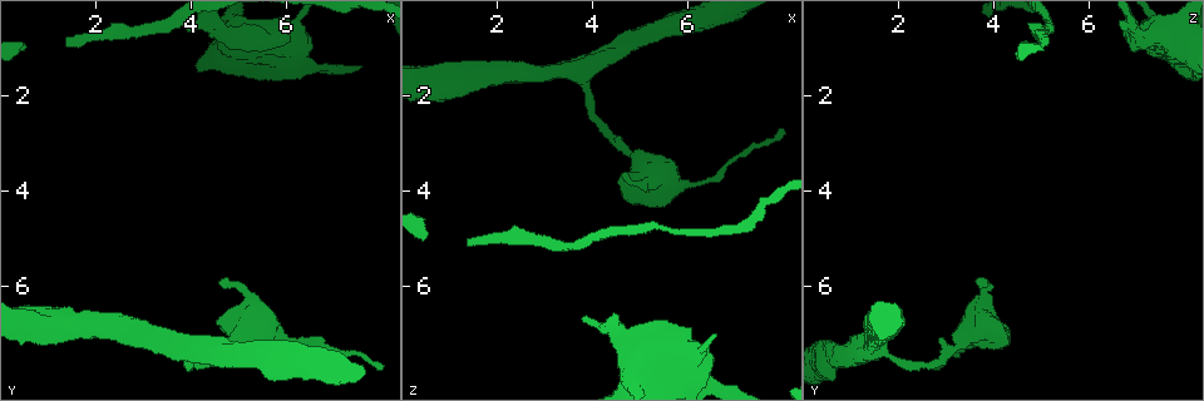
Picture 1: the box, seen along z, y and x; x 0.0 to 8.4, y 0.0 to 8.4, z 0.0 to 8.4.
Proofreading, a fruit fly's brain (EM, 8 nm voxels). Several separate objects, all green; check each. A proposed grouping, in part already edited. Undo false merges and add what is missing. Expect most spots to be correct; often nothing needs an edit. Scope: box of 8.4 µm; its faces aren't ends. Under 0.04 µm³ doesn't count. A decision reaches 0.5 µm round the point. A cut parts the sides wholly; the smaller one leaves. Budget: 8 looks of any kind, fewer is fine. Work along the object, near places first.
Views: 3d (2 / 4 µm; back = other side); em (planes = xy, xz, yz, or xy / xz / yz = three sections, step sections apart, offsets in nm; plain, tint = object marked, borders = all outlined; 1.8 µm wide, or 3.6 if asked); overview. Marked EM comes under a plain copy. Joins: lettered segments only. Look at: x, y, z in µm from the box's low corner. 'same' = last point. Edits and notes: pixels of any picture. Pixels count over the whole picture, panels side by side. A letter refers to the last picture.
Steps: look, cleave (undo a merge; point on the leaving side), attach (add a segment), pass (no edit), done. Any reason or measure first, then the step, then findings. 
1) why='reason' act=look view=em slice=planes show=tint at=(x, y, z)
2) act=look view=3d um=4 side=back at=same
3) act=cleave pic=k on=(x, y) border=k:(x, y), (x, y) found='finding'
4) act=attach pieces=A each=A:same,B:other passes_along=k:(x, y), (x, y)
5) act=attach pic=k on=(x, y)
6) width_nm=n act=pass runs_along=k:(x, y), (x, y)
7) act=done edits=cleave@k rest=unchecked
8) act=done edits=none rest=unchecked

why='sharp bend' act=look view=3d um=4 at=(6.20, 0.55, 7.35)

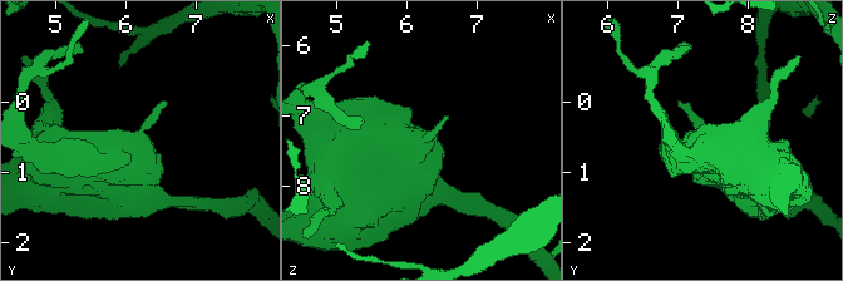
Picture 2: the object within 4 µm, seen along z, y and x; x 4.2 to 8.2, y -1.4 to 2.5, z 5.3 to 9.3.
act=look view=em um=3.6 slice=planes show=borders at=(6.15, 0.60, 7.40)

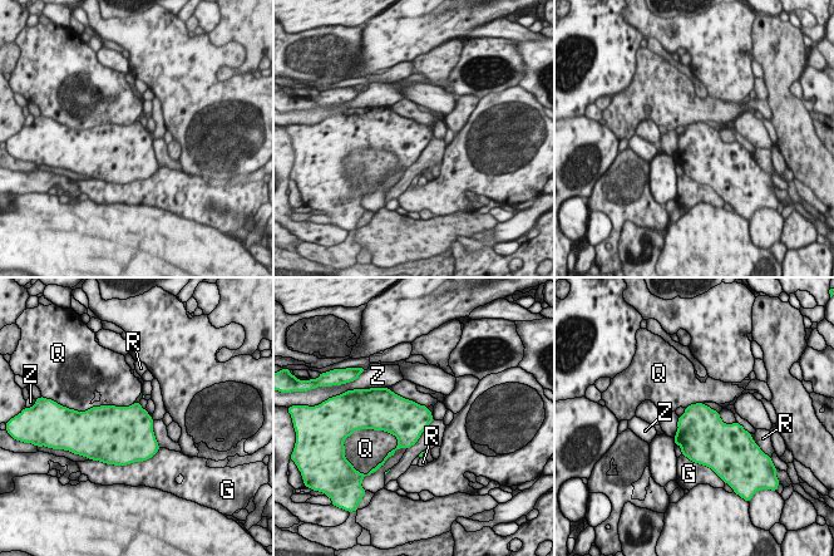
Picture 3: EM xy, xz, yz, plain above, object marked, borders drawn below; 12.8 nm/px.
width_nm=500 longest_contact=Q:550nm act=pass each=G:other,Q:other,R:other,Z:other found='one neuron here'

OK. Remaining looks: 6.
why='branch stops here' act=look view=3d um=2 at=(1.40, 1.00, 5.10)

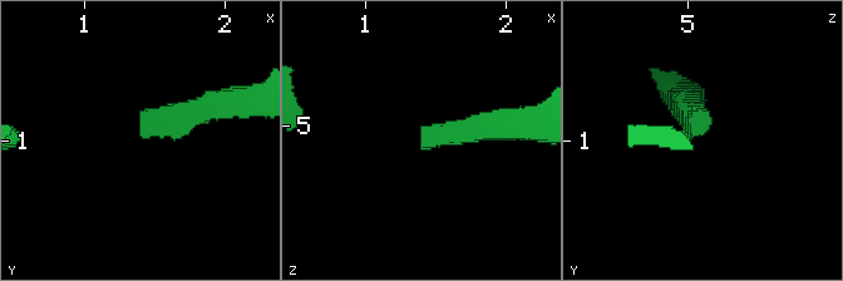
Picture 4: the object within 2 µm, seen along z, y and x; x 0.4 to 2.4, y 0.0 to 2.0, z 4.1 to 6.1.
why='shape alone is not enough' act=look view=em slice=yz step=8 show=borders at=(1.42, 1.00, 5.06)

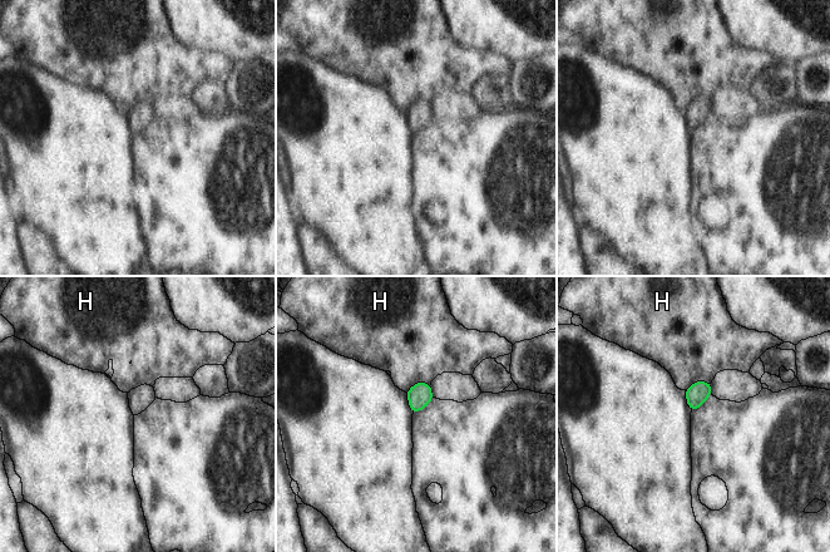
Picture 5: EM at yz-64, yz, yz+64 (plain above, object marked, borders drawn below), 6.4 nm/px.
longest_contact=H:180nm act=pass each=H:other found='none of them fits'

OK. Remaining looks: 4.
why='branch stops here' act=look view=em slice=planes show=borders at=(4.65, 5.90, 3.65)

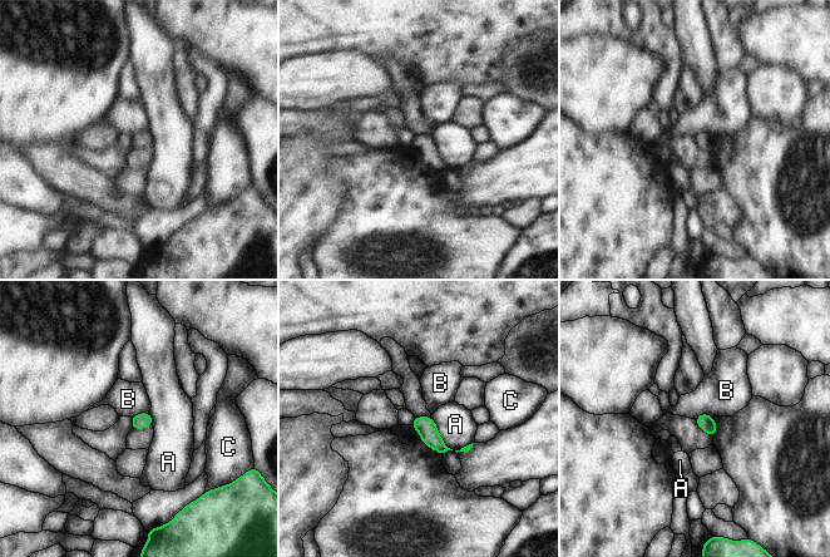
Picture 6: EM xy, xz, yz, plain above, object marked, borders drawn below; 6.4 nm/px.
act=pass each=A:other,B:other,C:other border=6:(712, 415), (700, 413), (695, 419) found='none of them fits'

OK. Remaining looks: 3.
act=done edits=none rest=unchecked

